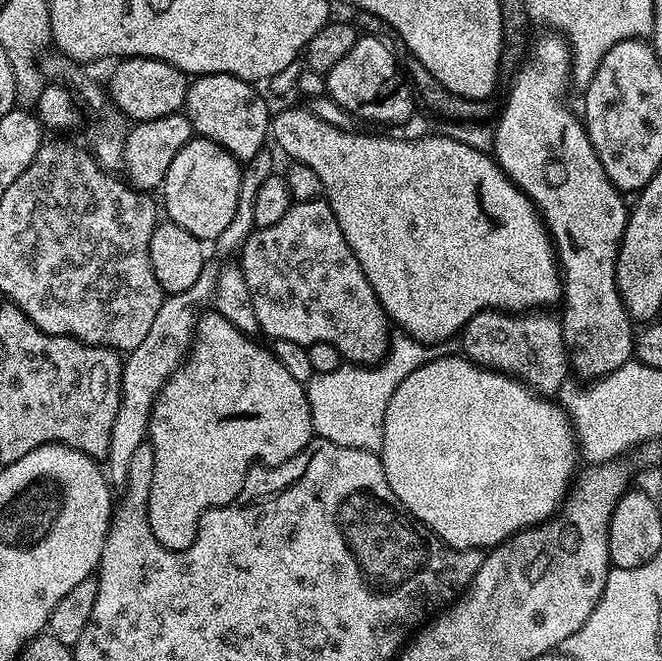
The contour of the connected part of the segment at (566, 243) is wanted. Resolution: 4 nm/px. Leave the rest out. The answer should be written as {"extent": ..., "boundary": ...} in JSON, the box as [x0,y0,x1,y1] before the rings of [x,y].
{"extent":[494,34,634,378],"boundary":[[[544,34],[540,41],[533,43],[527,49],[522,63],[519,65],[520,73],[516,76],[516,81],[512,84],[512,89],[508,92],[508,101],[504,104],[504,109],[500,112],[500,121],[494,124],[495,145],[494,159],[499,164],[502,171],[507,174],[508,179],[516,185],[520,191],[528,195],[529,200],[536,205],[539,215],[544,221],[545,228],[548,229],[549,236],[552,237],[553,245],[556,249],[558,263],[562,273],[562,300],[564,304],[564,316],[562,315],[562,327],[564,329],[564,345],[568,347],[568,358],[575,375],[580,378],[599,378],[610,375],[612,371],[618,370],[622,365],[631,361],[634,356],[634,327],[627,310],[624,309],[624,299],[620,297],[620,291],[616,285],[616,253],[620,251],[620,240],[624,237],[624,228],[628,225],[629,205],[624,205],[625,197],[619,188],[615,188],[606,174],[602,170],[602,162],[594,150],[594,146],[588,137],[588,131],[584,129],[583,119],[576,116],[564,105],[564,87],[570,84],[570,73],[572,70],[572,54],[563,36],[559,34]]]}

